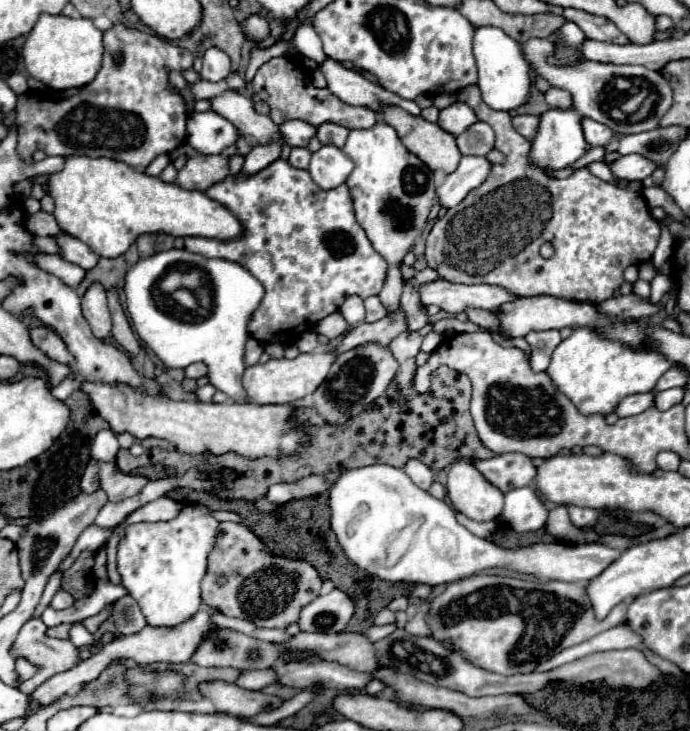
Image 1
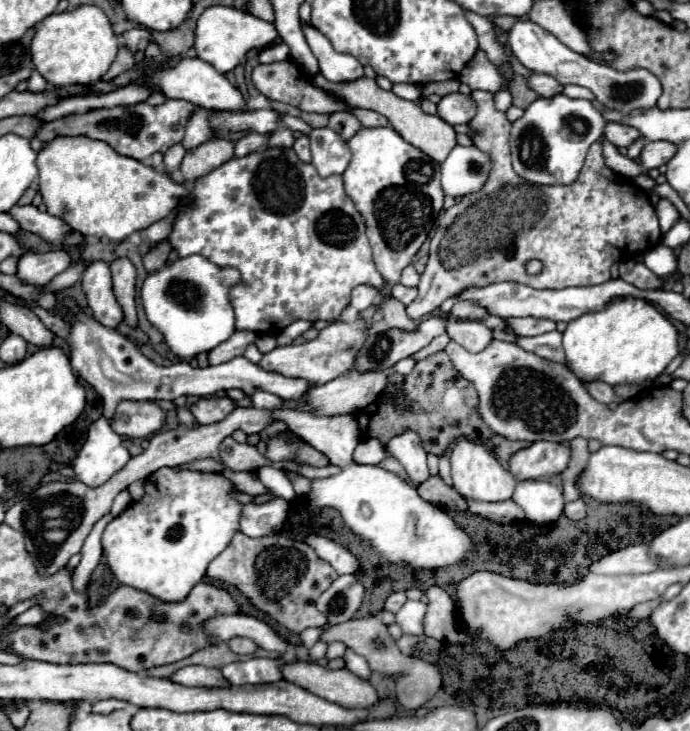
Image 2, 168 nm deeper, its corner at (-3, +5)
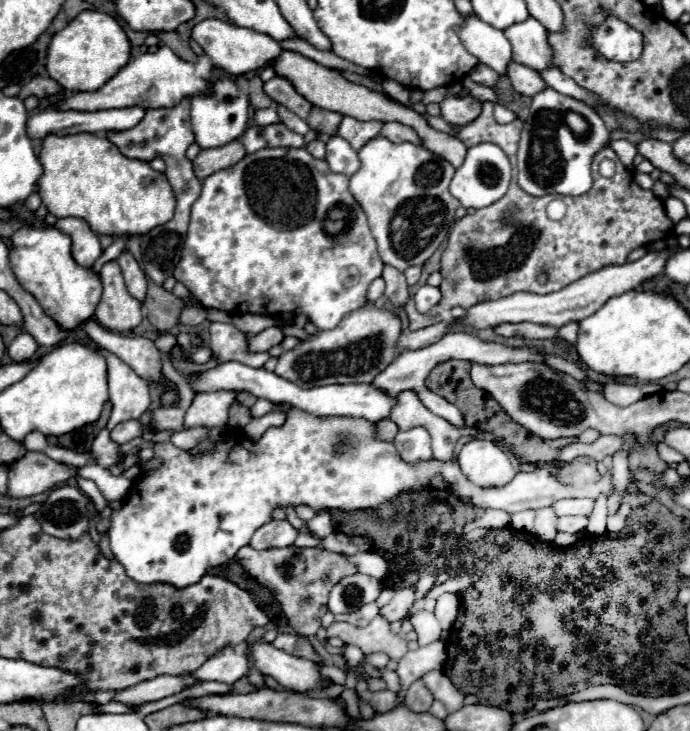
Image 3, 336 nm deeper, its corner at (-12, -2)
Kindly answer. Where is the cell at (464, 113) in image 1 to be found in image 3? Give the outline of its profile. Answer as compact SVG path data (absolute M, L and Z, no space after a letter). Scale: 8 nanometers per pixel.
M464 94L464 96L446 96L440 102L440 110L442 110L442 118L448 124L460 128L460 126L472 122L482 112L482 102L472 98L470 94Z

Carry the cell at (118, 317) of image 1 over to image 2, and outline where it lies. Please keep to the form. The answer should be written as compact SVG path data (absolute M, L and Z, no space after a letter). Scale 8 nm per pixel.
M115 259L111 263L111 275L113 275L113 293L117 303L123 309L125 323L129 327L137 327L137 315L135 315L135 267L129 259Z

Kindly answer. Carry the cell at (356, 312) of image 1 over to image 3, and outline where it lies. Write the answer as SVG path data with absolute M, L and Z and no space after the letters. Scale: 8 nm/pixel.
M376 278L370 284L370 288L368 288L368 300L370 302L378 302L382 296L384 296L384 280L382 278Z

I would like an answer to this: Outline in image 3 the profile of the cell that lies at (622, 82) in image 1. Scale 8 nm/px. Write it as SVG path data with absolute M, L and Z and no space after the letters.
M530 16L528 20L506 28L504 34L512 44L514 62L534 70L544 70L552 66L552 48L548 44L548 34L536 18Z

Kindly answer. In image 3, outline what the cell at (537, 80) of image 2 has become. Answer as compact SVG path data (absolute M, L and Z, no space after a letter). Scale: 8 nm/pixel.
M516 62L508 64L506 76L508 76L512 88L524 96L534 96L536 92L546 88L544 80L540 80L540 74L536 70L522 66L522 64L516 64Z

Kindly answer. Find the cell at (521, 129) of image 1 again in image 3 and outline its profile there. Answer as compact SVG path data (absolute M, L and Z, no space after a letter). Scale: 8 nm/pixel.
M502 104L494 106L494 116L496 116L496 122L500 122L500 124L508 124L508 122L512 122L516 118L516 114L512 110L504 108Z

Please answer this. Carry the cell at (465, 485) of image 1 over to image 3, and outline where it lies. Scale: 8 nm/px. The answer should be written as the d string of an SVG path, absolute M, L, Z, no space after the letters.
M472 440L468 442L458 456L462 472L484 488L508 484L512 476L516 476L516 466L512 458L494 442L488 440Z

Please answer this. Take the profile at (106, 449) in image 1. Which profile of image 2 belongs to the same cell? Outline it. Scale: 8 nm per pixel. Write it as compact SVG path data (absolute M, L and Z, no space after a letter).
M63 297L61 309L69 313L69 337L65 343L69 345L69 359L75 375L87 381L101 397L103 397L103 415L111 423L115 417L115 407L121 399L169 399L175 401L181 395L213 395L225 389L263 389L275 393L281 399L301 397L313 385L307 385L303 379L289 379L279 373L267 373L259 369L259 365L247 361L245 357L235 357L223 365L209 365L205 369L193 369L187 361L177 361L171 367L159 367L133 345L127 337L117 333L115 329L107 329L95 321L95 317L75 303L73 297Z

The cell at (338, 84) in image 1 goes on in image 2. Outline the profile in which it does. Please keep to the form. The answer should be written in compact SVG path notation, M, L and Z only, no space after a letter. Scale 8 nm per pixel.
M303 25L303 33L313 55L319 61L319 71L327 81L349 83L349 81L357 81L363 77L363 67L359 65L359 61L351 55L337 53L331 41L323 33L319 33L315 27Z

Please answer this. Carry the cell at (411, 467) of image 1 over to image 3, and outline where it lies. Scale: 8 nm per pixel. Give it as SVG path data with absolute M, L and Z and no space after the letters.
M416 426L410 430L400 430L394 438L396 450L400 456L408 462L418 462L418 460L430 460L432 450L430 450L430 434L426 428Z

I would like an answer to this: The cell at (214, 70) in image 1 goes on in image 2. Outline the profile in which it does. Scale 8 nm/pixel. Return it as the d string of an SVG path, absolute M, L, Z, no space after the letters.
M209 7L205 9L205 13L199 17L197 21L197 29L195 29L195 51L197 57L211 63L219 73L229 73L233 71L243 55L249 49L255 47L267 47L277 39L277 29L273 27L271 21L263 21L251 13L245 13L237 7Z

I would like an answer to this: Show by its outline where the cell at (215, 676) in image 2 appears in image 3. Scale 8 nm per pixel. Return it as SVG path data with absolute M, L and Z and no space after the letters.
M188 674L186 676L156 676L152 680L144 680L136 686L130 686L130 688L124 688L124 690L118 690L112 700L114 702L122 702L126 706L140 706L140 704L148 704L148 702L156 702L156 700L162 700L166 696L172 696L180 690L184 690L186 686L194 684L198 680L190 678Z

